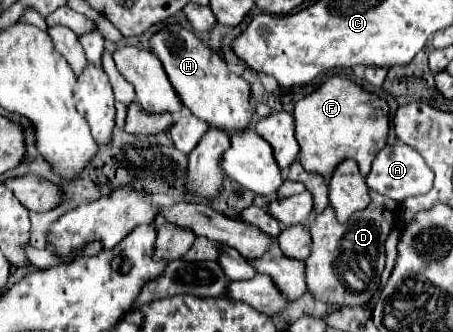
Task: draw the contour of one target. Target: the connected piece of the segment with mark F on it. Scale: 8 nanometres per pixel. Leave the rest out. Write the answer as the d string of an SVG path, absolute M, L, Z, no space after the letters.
M332 76L318 90L298 100L294 106L296 140L302 152L302 166L308 172L330 176L338 162L354 158L362 176L370 172L374 156L386 146L390 134L390 106L374 92L366 92L362 86L348 78Z

